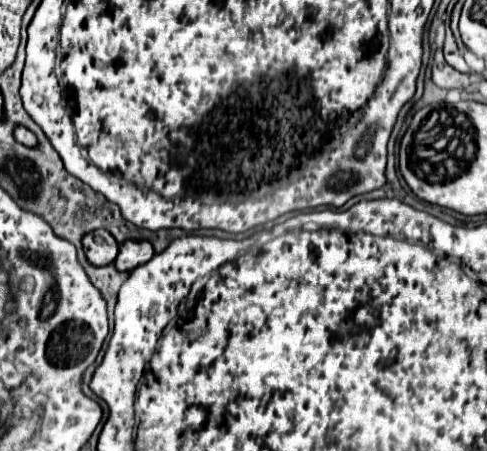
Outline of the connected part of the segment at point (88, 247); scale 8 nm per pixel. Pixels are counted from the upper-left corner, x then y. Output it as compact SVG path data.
M102 229L84 235L82 247L84 247L86 259L92 265L102 265L102 267L110 265L116 259L116 255L118 255L116 239L108 231L102 231Z

